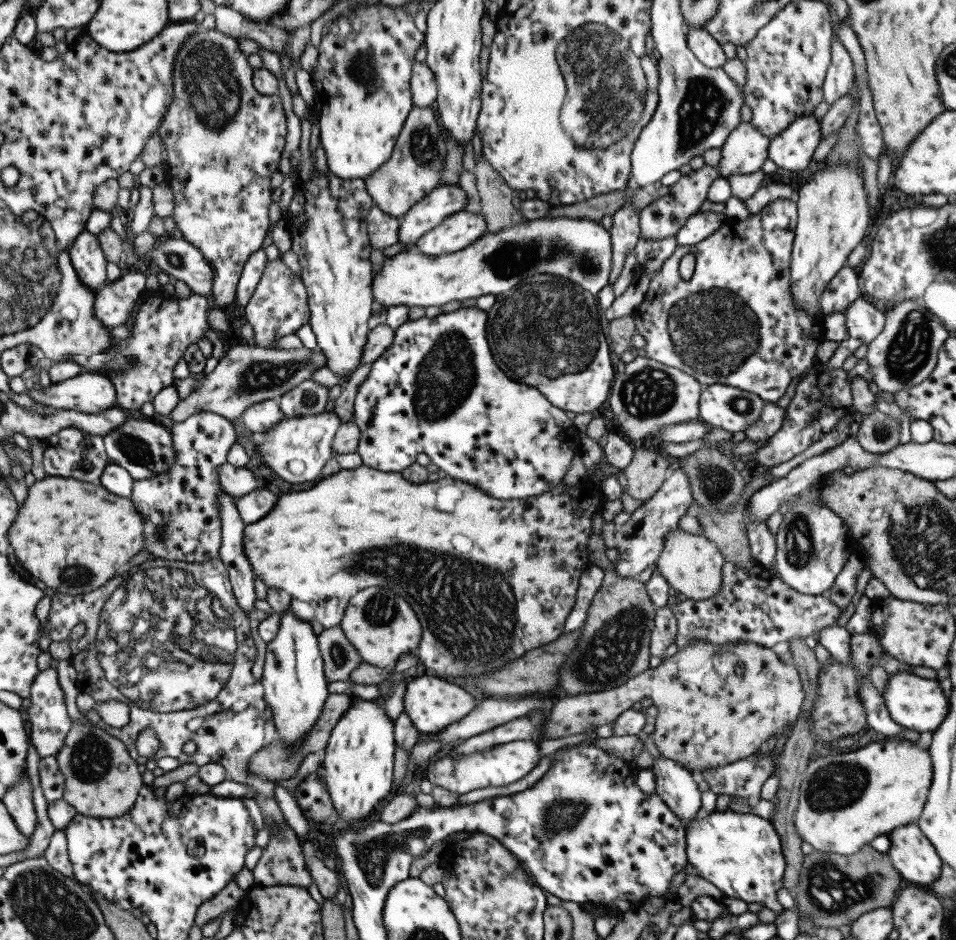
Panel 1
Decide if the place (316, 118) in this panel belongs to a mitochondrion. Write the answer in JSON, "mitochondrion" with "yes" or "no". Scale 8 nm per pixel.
{"mitochondrion":"no"}

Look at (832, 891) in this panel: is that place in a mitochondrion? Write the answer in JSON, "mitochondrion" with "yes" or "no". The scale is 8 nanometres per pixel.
{"mitochondrion":"yes"}

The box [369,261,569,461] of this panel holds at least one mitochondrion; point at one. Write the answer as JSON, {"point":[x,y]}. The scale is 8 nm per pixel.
{"point":[451,356]}

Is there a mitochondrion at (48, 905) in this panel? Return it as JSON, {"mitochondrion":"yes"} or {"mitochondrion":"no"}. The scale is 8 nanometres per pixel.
{"mitochondrion":"yes"}

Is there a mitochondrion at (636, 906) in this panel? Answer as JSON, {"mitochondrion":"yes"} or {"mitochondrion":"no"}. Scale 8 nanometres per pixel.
{"mitochondrion":"no"}

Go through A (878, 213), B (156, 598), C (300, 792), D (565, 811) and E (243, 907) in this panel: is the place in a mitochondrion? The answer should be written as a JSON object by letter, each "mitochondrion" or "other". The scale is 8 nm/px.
{"A":"other","B":"mitochondrion","C":"other","D":"mitochondrion","E":"other"}

